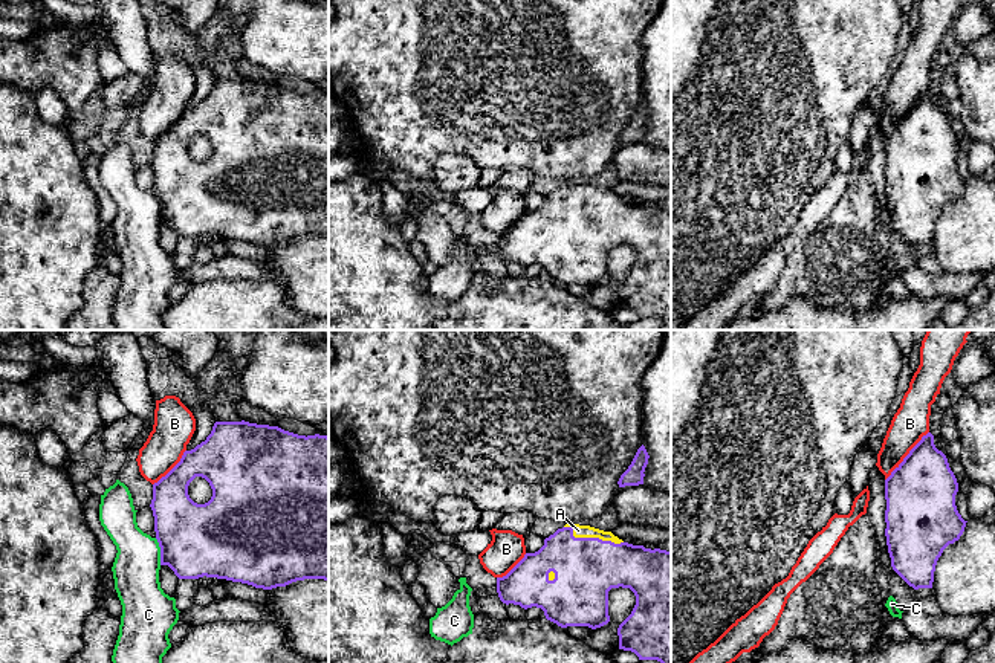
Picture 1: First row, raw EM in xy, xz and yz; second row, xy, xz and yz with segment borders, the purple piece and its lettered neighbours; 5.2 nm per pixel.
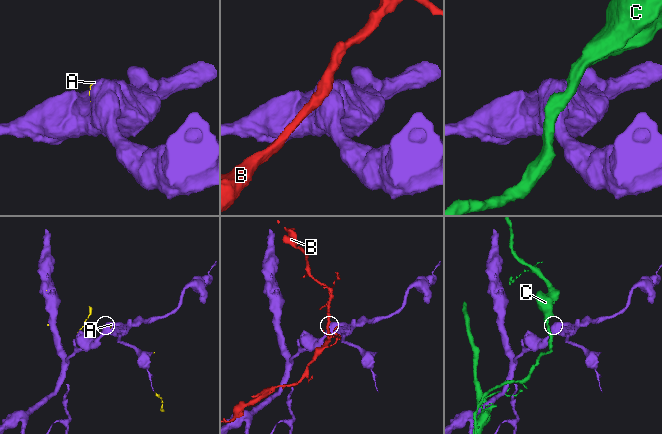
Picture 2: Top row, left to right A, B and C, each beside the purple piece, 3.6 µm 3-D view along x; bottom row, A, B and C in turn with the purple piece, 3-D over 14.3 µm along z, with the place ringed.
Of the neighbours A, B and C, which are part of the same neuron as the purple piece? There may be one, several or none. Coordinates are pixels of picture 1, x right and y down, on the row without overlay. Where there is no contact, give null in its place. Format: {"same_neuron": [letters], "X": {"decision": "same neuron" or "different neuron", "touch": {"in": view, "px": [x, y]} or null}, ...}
{"same_neuron": ["A"], "A": {"decision": "same neuron", "touch": {"in": "xz", "px": [590, 196]}}, "B": {"decision": "different neuron", "touch": {"in": "yz", "px": [907, 113]}}, "C": {"decision": "different neuron", "touch": {"in": "xy", "px": [161, 210]}}}

